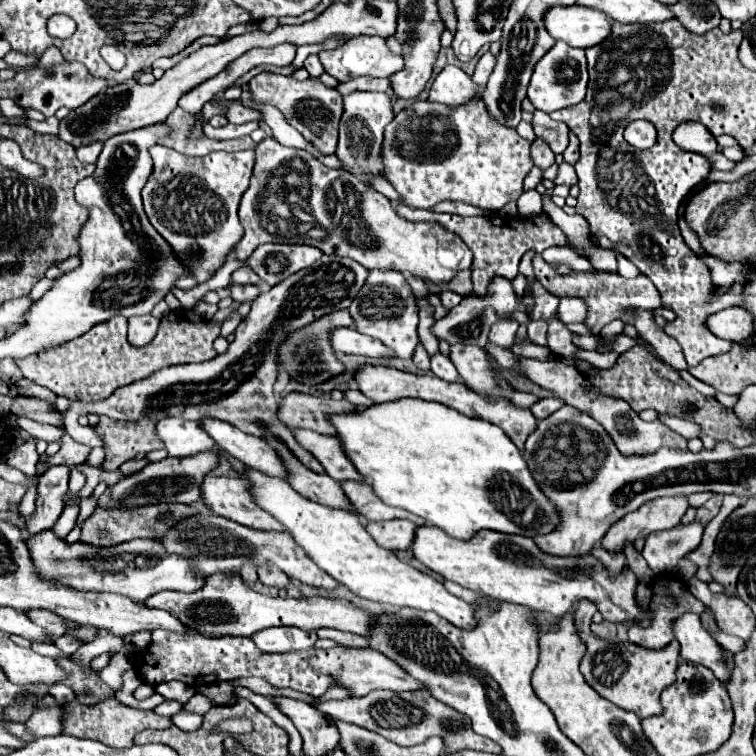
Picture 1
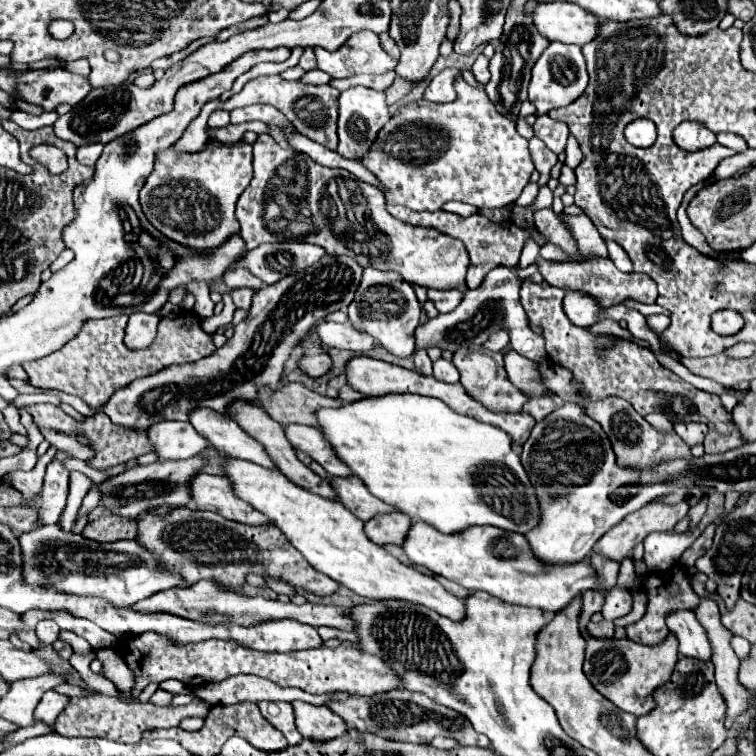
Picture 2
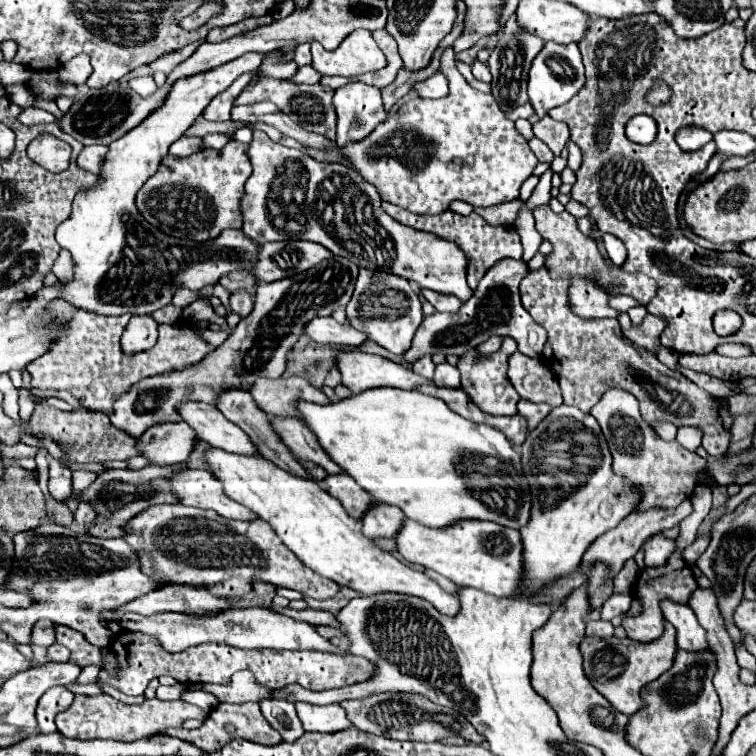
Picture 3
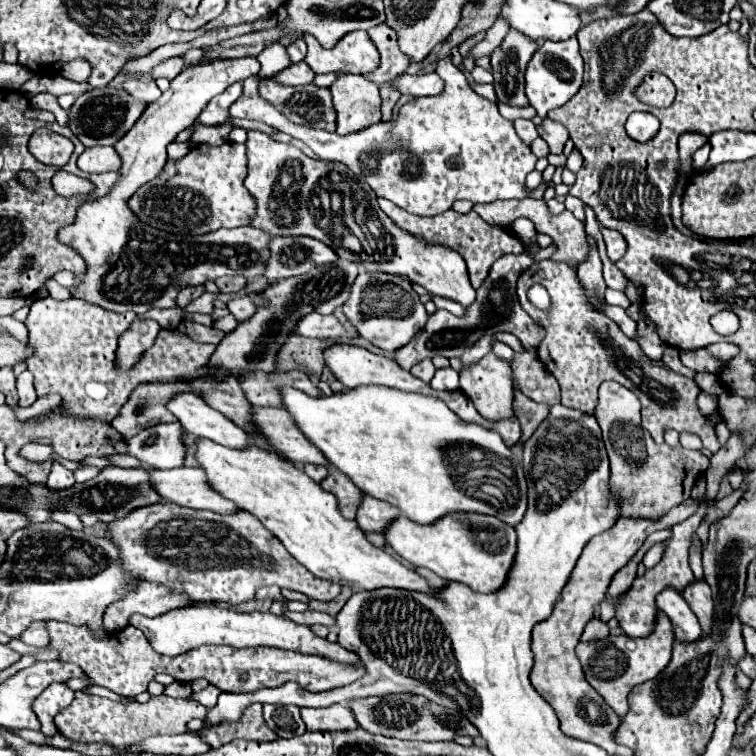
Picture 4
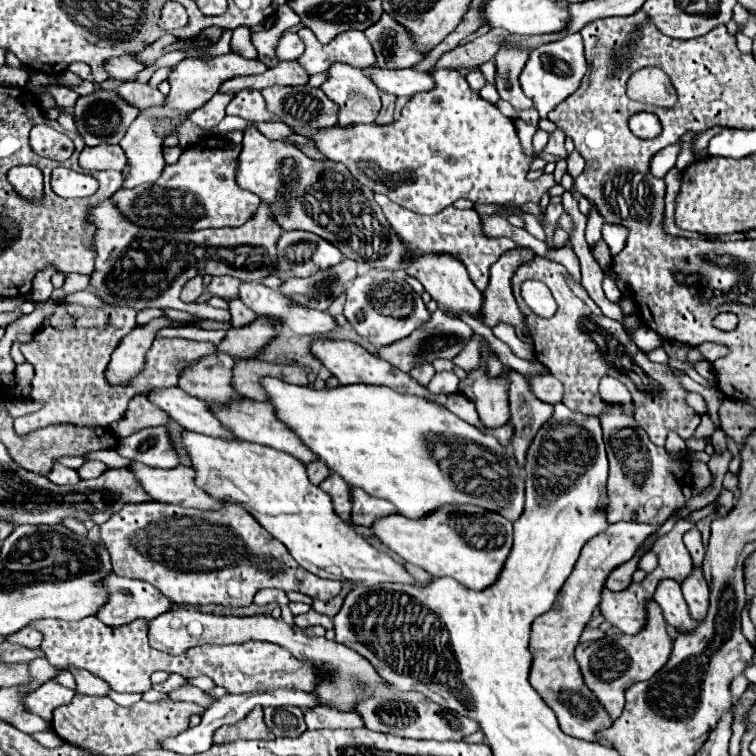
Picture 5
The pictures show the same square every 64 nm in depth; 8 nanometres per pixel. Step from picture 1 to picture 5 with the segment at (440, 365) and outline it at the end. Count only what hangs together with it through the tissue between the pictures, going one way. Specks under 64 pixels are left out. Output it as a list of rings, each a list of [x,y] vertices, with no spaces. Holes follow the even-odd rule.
[[[438,372],[428,384],[432,394],[456,394],[458,392],[458,376],[454,372]]]

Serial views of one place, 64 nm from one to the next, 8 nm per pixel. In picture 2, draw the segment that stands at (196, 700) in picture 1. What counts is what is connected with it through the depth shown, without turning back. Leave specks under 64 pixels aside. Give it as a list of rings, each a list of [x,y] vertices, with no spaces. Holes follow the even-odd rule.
[[[94,694],[94,696],[76,696],[70,700],[70,704],[60,712],[54,728],[58,734],[64,736],[100,736],[100,738],[110,738],[114,742],[126,742],[134,744],[142,740],[142,734],[148,730],[158,730],[158,728],[170,728],[178,726],[182,718],[200,717],[205,718],[208,714],[208,708],[192,702],[186,706],[156,706],[152,702],[122,702],[112,696],[104,694]]]

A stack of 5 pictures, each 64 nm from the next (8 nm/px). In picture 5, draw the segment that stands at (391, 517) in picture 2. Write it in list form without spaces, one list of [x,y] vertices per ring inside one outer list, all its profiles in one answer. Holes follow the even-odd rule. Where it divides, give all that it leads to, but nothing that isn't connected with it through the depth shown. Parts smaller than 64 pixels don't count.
[[[352,488],[352,522],[362,526],[372,526],[372,522],[380,516],[394,514],[396,506],[388,500],[374,498],[366,494],[362,488]]]

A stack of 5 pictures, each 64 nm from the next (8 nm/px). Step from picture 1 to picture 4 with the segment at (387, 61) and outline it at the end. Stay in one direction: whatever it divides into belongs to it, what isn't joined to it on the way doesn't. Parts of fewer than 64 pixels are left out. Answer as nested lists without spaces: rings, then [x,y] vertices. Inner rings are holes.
[[[348,32],[342,36],[334,48],[322,48],[312,34],[302,36],[308,44],[308,54],[304,62],[312,72],[352,72],[366,74],[380,64],[380,54],[366,32]]]

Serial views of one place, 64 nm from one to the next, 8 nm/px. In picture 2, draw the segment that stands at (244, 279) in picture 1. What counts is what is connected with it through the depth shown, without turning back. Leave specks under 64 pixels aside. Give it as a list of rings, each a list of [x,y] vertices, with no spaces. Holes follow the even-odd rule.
[[[232,268],[232,270],[228,270],[224,276],[222,276],[222,280],[224,280],[224,284],[226,284],[226,288],[228,290],[236,290],[236,288],[252,288],[252,290],[260,290],[264,284],[256,278],[256,276],[252,276],[248,270],[244,270],[244,268]]]

